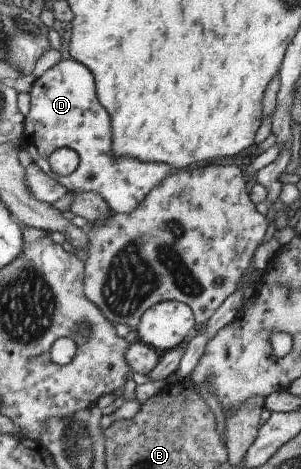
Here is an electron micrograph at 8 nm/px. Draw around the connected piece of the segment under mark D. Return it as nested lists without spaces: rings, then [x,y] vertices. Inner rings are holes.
[[[69,58],[60,60],[35,82],[29,91],[29,111],[25,116],[23,133],[20,137],[20,147],[29,153],[32,163],[36,164],[40,171],[50,176],[54,181],[60,183],[72,194],[83,194],[94,192],[105,199],[111,213],[128,213],[132,211],[144,196],[151,190],[152,186],[159,184],[170,171],[164,163],[141,162],[139,159],[131,158],[129,155],[113,154],[111,150],[111,125],[107,111],[96,99],[95,87],[91,71],[78,63],[75,59]],[[60,147],[72,149],[78,155],[77,167],[69,175],[59,176],[50,170],[48,166],[48,155]]]

